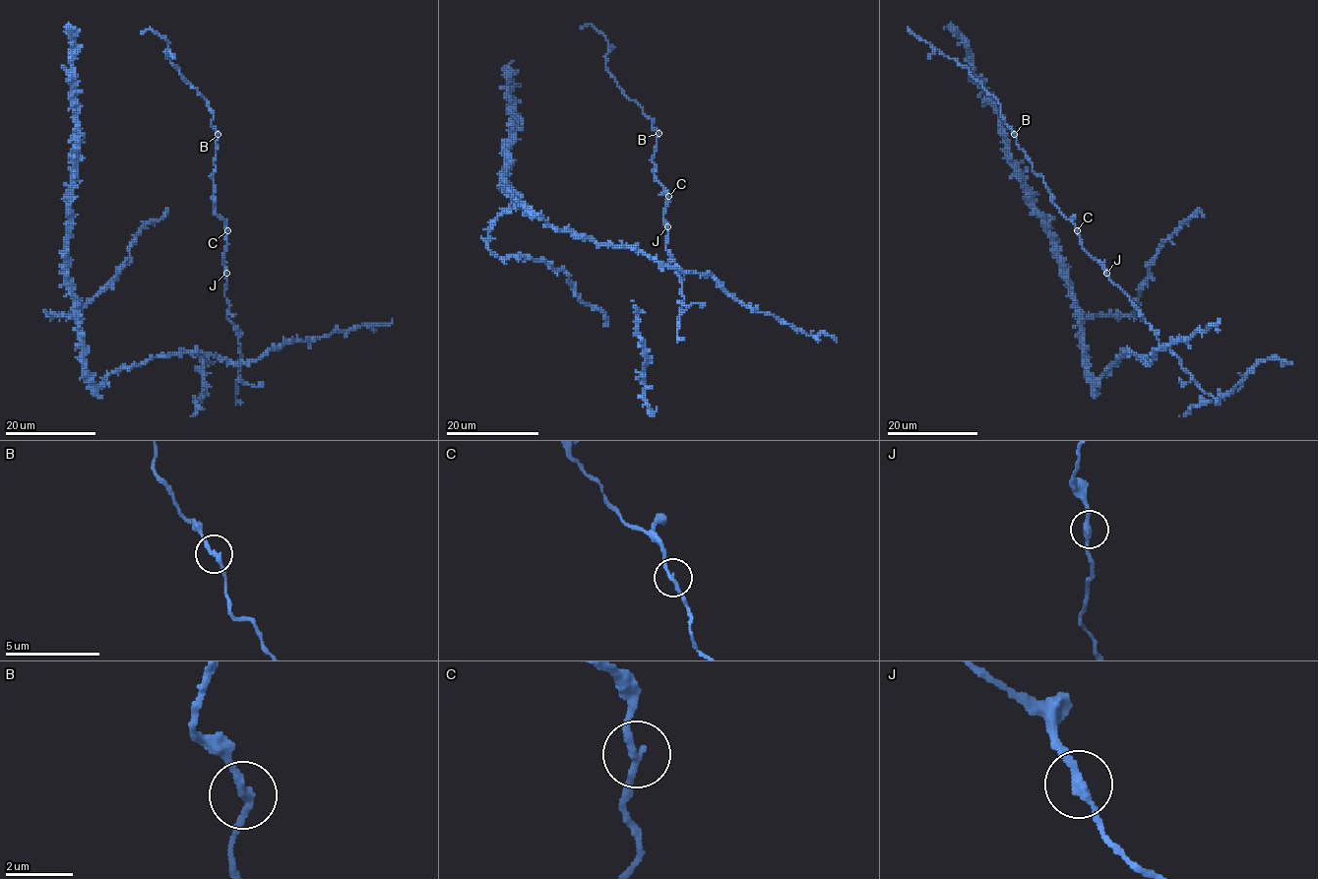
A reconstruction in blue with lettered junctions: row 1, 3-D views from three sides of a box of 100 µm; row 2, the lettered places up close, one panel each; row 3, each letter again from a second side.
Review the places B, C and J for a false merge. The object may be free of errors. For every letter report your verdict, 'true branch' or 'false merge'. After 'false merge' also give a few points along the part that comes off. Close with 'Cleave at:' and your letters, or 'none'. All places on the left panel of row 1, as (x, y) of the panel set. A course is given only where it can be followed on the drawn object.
B: true branch
C: true branch
J: true branch
Cleave at: none

